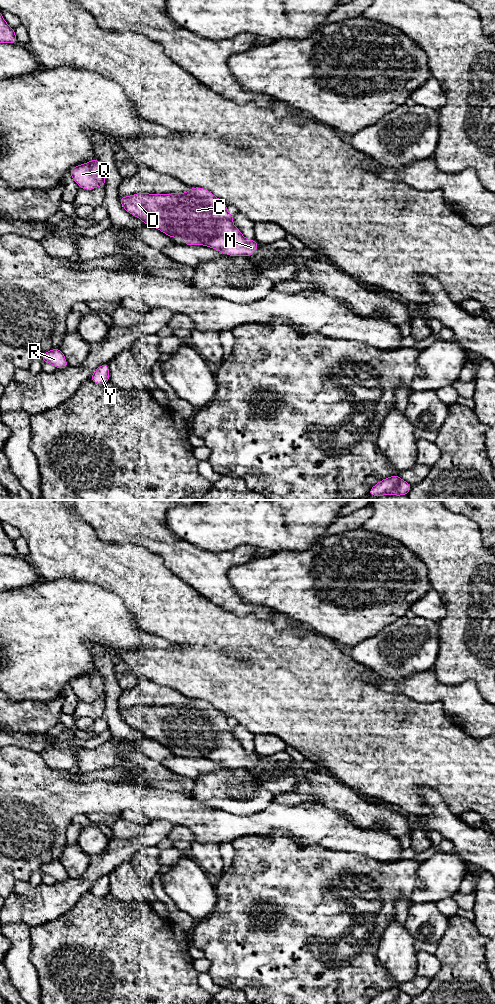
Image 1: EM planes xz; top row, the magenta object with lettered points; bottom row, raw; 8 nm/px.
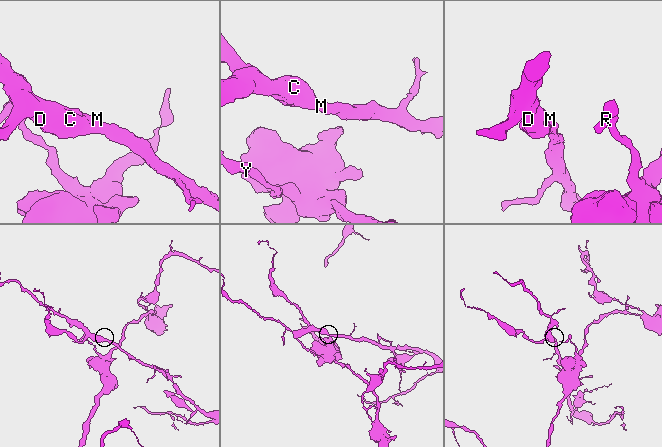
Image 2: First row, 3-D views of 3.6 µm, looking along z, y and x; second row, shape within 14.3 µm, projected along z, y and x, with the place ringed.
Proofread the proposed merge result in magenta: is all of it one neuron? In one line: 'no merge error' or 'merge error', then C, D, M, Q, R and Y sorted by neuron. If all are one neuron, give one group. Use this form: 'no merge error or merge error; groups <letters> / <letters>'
no merge error; groups C D M Q R Y

